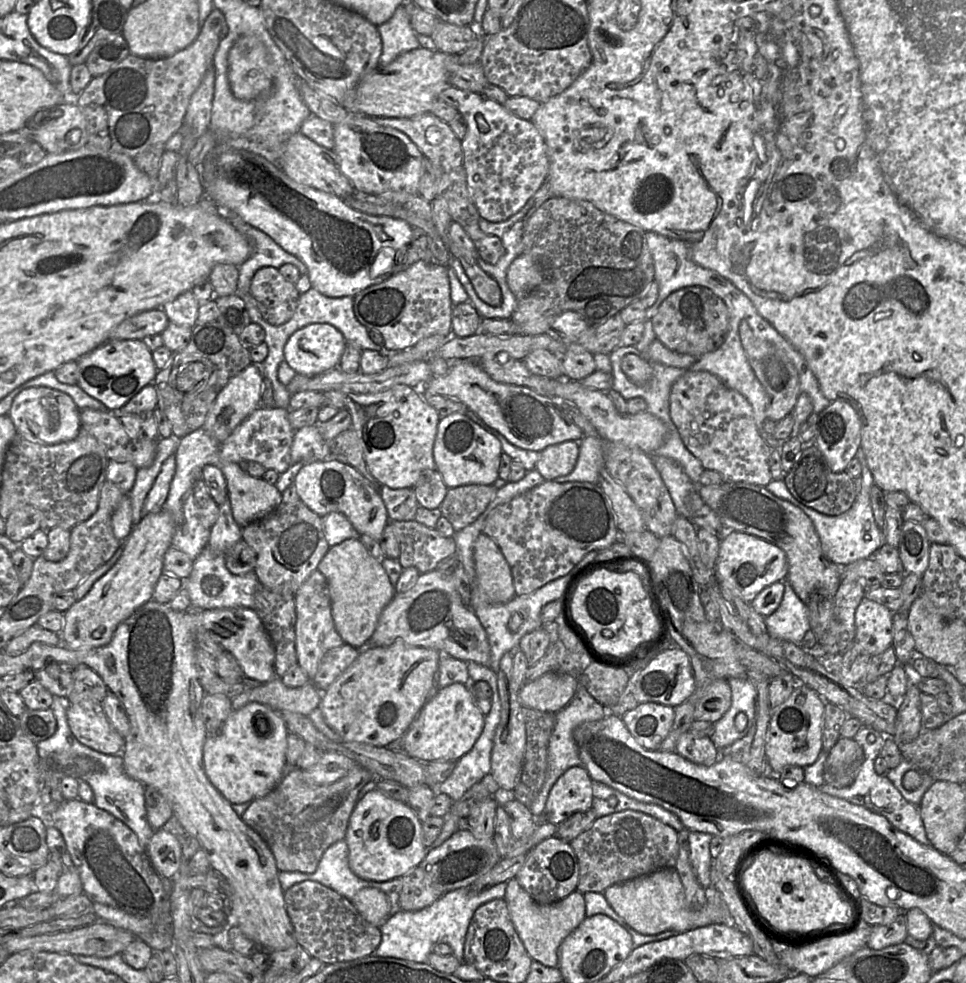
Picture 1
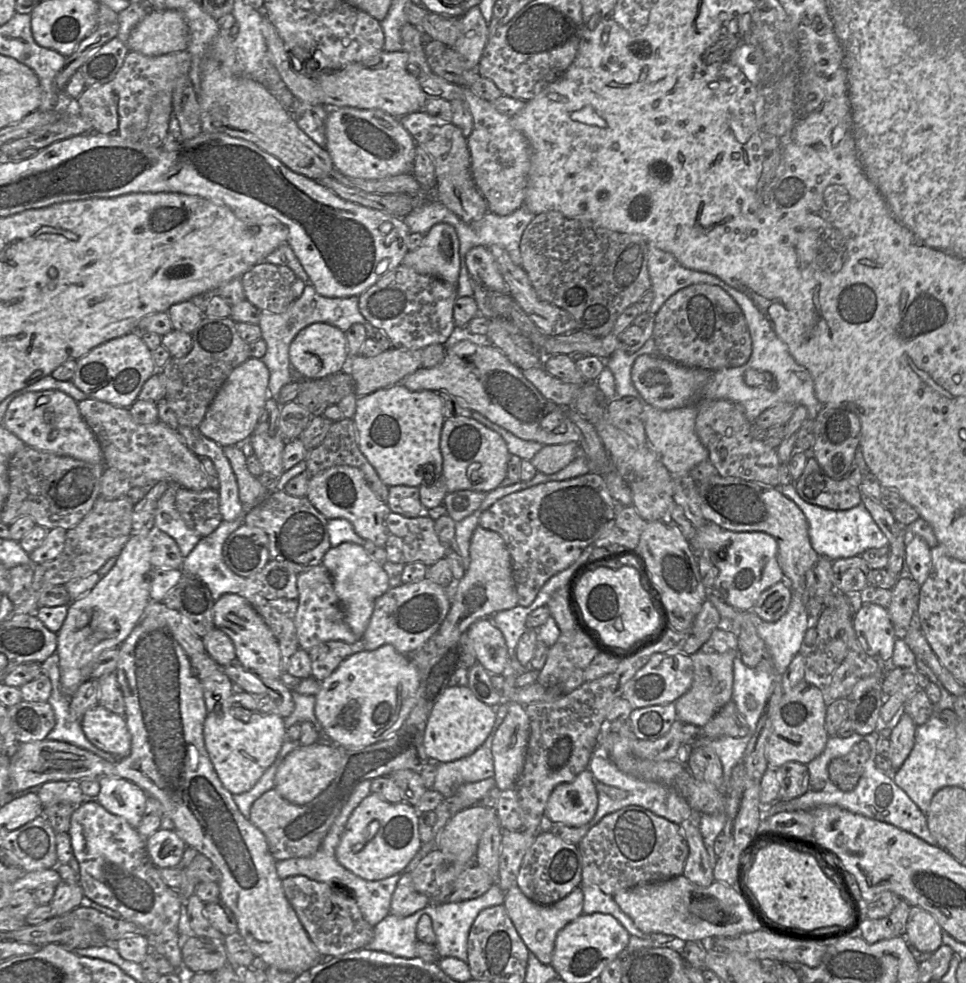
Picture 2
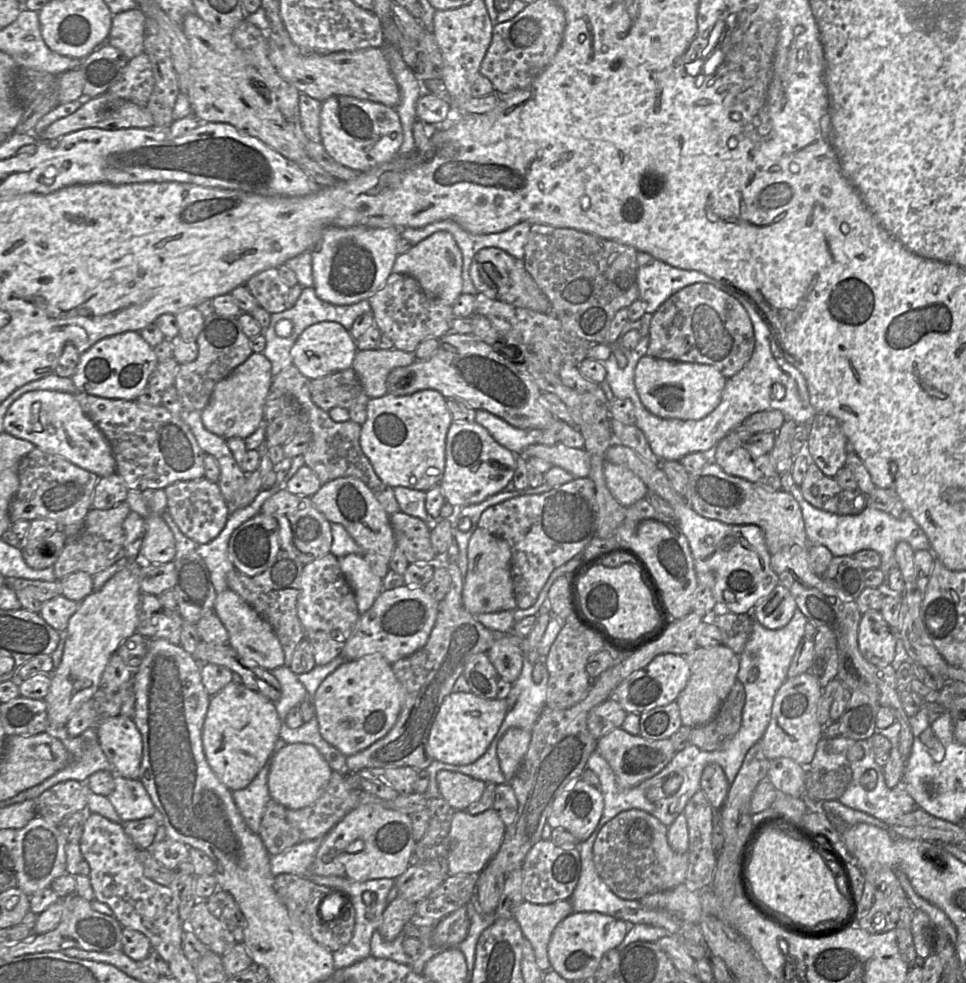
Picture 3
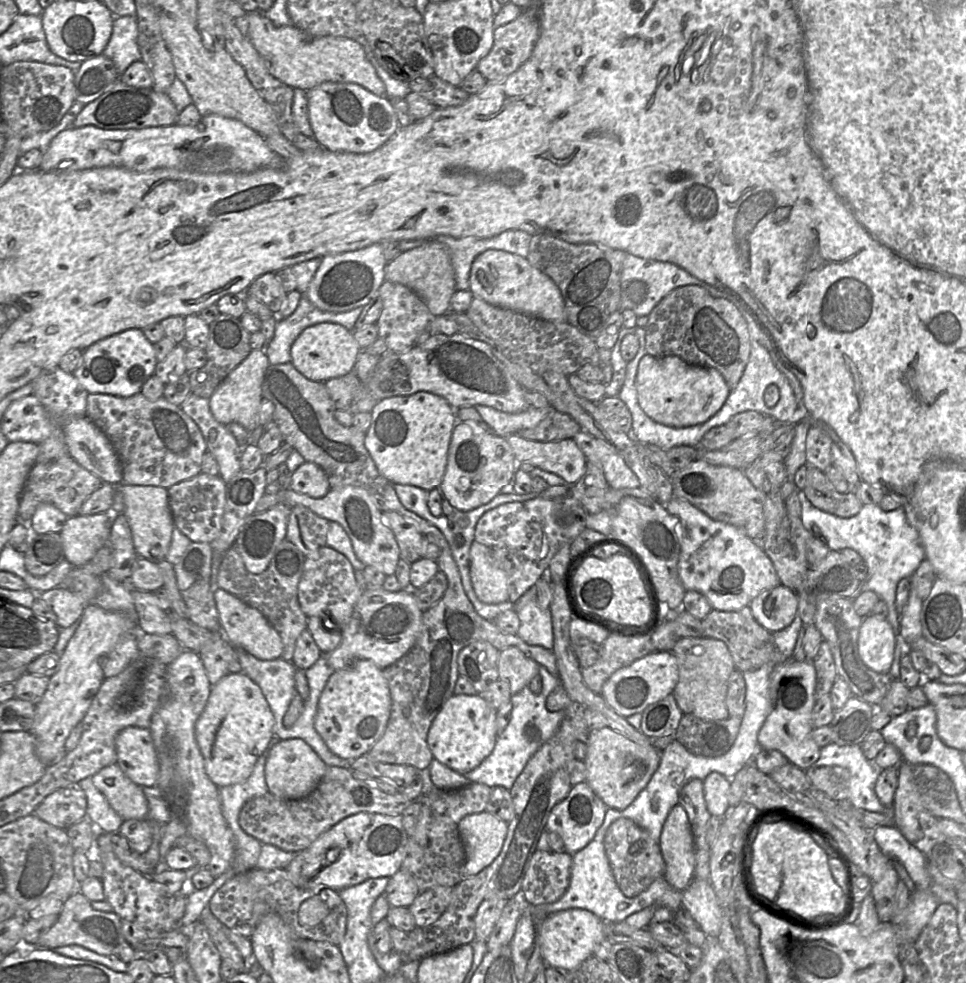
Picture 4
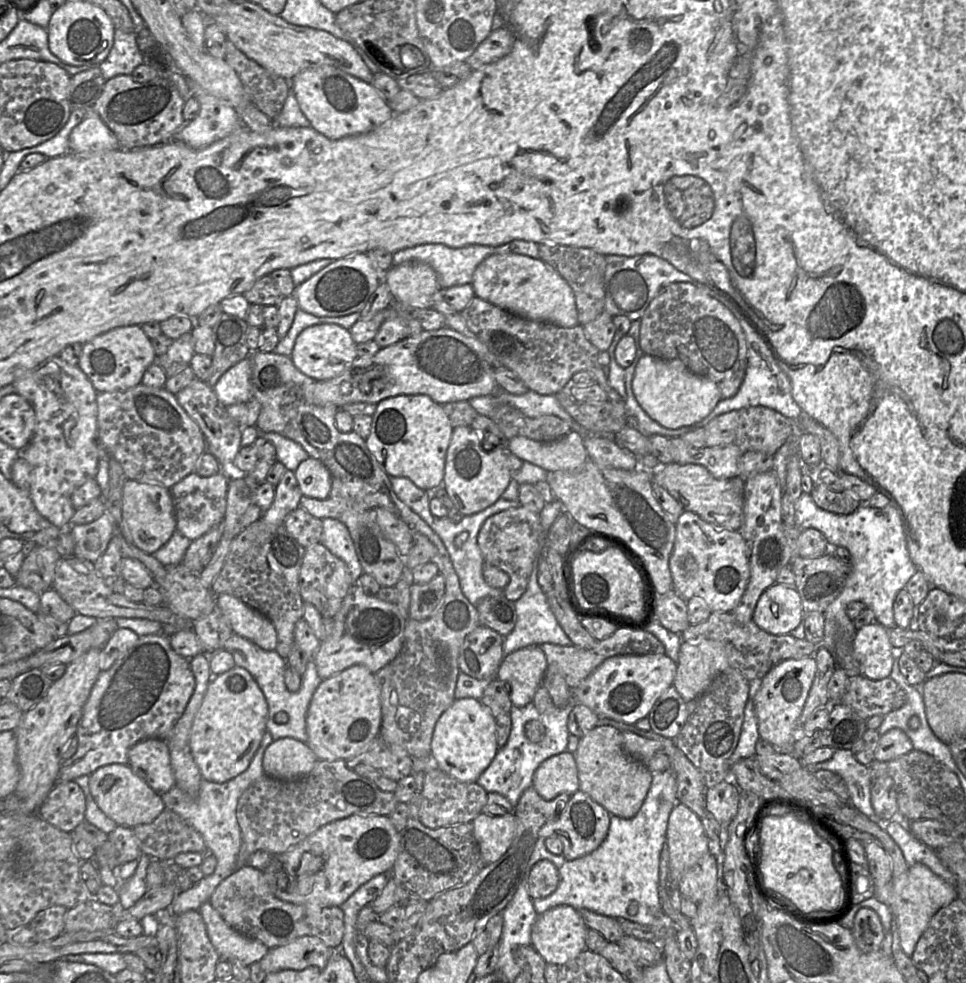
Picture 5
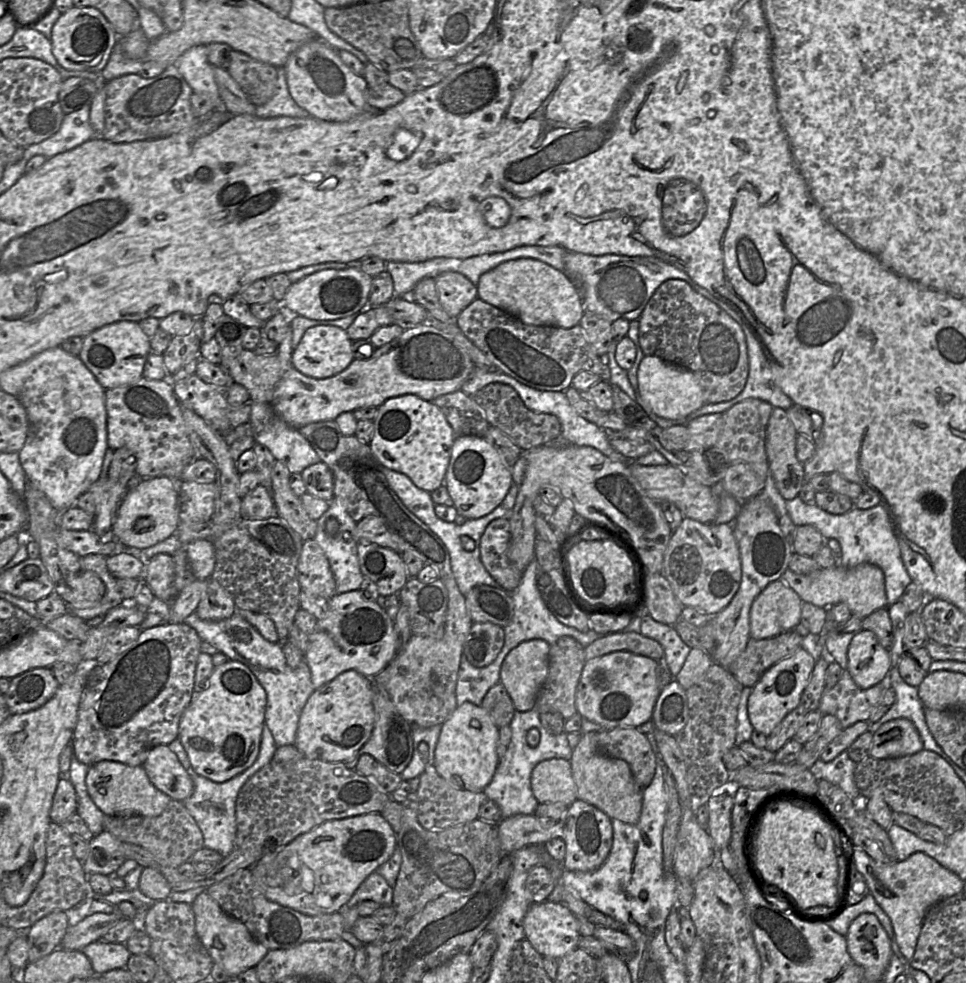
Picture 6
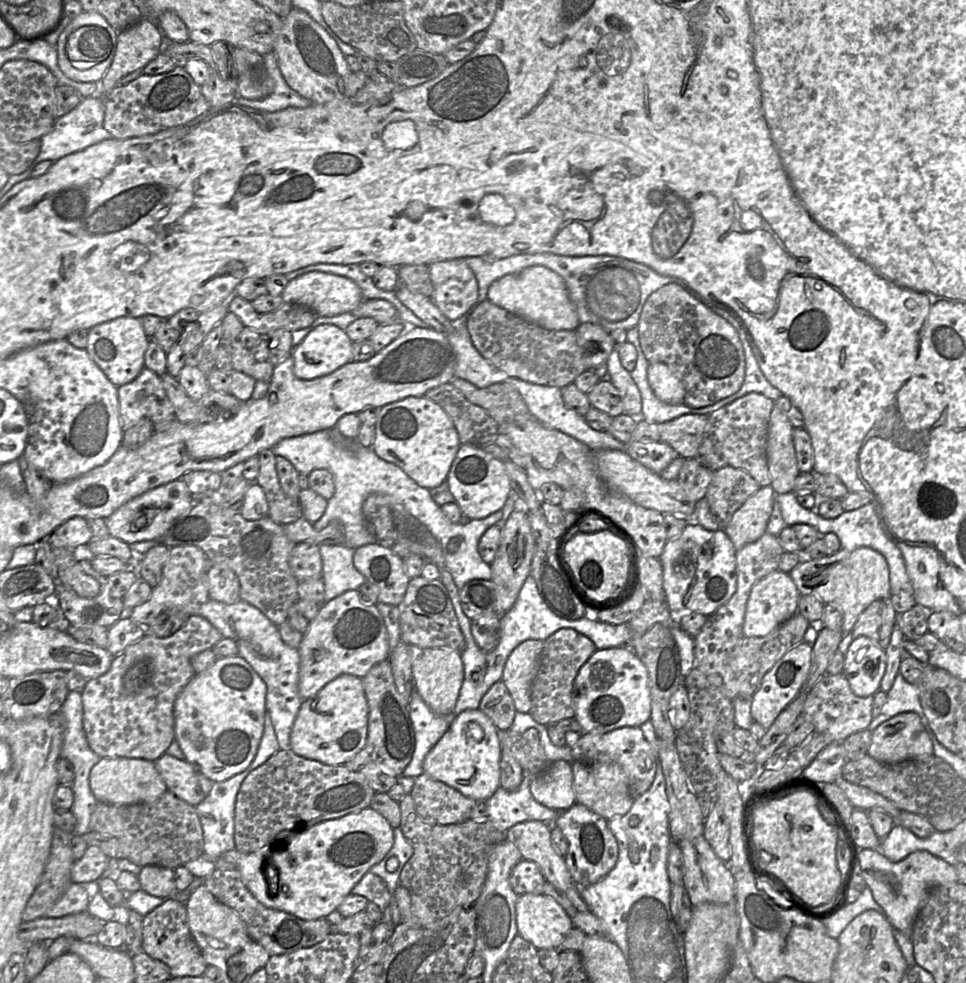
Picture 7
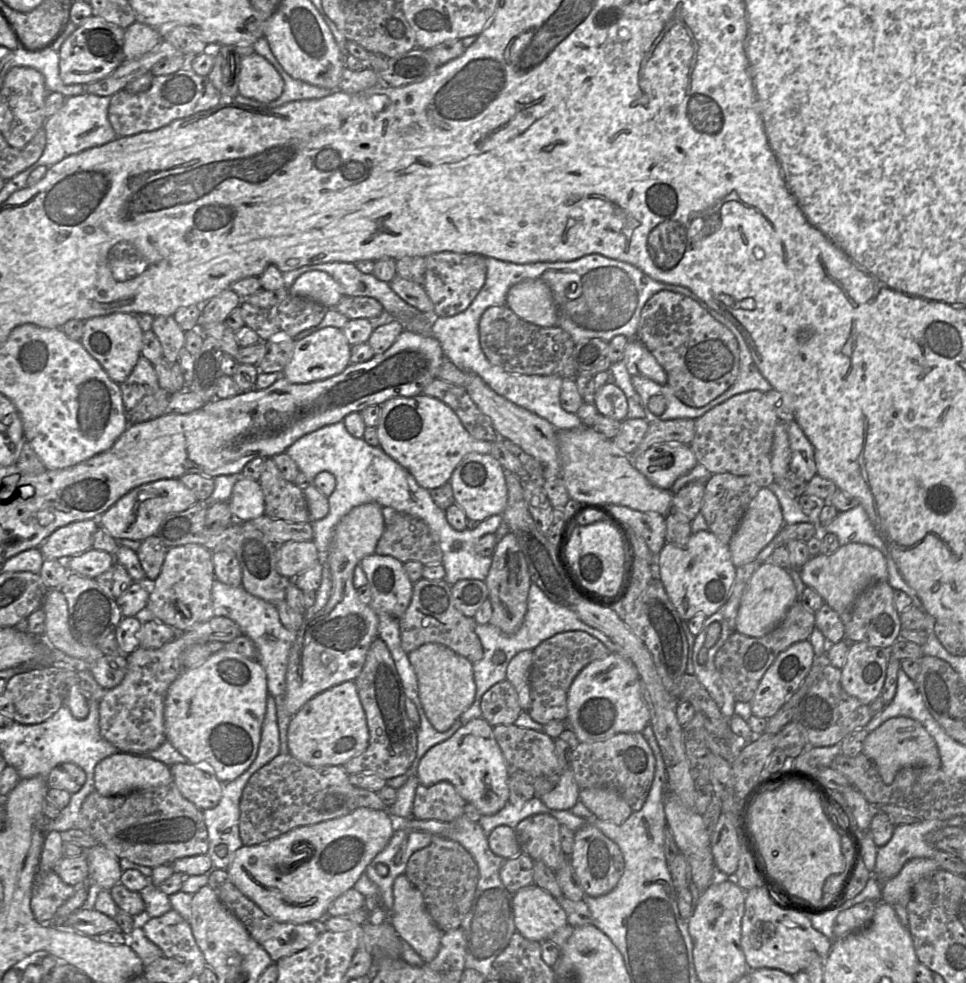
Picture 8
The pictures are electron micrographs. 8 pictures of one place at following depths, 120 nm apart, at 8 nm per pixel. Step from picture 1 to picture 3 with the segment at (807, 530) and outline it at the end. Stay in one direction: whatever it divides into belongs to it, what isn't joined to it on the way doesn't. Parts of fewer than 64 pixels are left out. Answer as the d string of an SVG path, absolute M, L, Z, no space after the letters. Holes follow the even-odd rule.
M709 461L699 471L689 474L684 498L688 505L704 518L726 524L758 526L764 532L765 543L771 555L788 545L810 546L800 506L789 492L774 490L729 475L713 461Z

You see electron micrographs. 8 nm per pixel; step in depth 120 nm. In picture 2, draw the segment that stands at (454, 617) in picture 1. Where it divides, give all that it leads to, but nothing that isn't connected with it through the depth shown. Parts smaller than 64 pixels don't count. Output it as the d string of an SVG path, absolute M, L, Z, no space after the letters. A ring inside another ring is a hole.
M428 578L389 588L374 605L366 631L361 640L366 651L392 645L399 653L410 655L436 634L451 607L450 589ZM479 619L466 631L475 651L477 662L491 674L508 671L509 651L501 631L490 619Z

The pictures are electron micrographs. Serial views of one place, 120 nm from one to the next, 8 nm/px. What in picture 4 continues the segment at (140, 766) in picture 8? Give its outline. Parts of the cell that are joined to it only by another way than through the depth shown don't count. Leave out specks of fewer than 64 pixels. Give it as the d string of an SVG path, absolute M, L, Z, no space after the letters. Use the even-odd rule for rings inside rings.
M118 764L102 768L91 778L94 786L123 820L146 818L149 808L143 787L128 778Z

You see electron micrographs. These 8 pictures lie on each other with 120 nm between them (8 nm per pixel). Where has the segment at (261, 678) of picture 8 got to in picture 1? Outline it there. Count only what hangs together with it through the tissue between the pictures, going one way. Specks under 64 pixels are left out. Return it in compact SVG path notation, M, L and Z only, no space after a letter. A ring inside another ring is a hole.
M250 702L229 715L223 731L218 736L207 736L203 746L203 765L205 773L213 786L231 803L252 802L270 793L283 778L286 764L287 735L289 731L278 712L271 707ZM256 718L266 719L269 732L260 735L254 725Z

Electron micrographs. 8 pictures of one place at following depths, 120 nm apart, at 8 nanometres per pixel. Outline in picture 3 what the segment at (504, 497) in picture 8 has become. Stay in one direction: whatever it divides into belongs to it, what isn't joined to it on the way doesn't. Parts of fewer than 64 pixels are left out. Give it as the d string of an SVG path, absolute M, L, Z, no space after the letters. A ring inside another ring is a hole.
M453 421L446 438L446 463L439 486L447 503L453 507L477 504L502 492L512 481L516 455L497 443L490 433L476 422Z

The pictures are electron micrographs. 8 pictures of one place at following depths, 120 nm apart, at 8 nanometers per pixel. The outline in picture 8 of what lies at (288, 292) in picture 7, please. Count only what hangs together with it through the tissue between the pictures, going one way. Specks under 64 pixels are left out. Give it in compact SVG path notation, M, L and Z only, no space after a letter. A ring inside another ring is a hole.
M319 270L300 275L291 287L289 294L314 300L327 309L334 309L343 297L342 289L328 273Z

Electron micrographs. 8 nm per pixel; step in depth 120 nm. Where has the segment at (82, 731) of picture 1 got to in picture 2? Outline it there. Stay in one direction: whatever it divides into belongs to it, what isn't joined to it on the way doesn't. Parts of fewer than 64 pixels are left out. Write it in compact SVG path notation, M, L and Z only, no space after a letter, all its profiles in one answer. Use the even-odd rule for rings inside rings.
M98 704L83 715L80 724L87 739L100 750L118 759L130 754L131 735L124 716Z

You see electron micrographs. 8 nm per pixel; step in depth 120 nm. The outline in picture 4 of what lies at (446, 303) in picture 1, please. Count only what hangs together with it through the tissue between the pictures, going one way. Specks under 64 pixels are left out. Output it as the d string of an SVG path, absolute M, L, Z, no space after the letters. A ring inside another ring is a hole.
M384 281L378 290L383 306L376 322L378 338L384 340L387 348L394 352L405 352L415 345L418 335L429 328L433 315L425 302L408 287L394 282Z

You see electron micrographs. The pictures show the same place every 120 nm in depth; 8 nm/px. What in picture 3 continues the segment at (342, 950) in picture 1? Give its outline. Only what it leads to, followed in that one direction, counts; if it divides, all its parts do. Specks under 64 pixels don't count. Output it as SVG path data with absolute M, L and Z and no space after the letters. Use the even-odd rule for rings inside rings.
M294 874L275 876L274 887L292 920L299 923L318 944L330 952L335 952L349 943L355 927L355 909L350 901L344 902L342 913L335 920L324 921L320 916L320 900L337 891Z

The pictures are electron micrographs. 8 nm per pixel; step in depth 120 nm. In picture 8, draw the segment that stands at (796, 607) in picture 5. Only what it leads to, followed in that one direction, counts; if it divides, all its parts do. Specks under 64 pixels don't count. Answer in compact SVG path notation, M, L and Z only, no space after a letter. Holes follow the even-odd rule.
M770 562L760 564L743 592L736 617L736 632L749 637L765 636L780 624L796 601L796 587L788 571Z

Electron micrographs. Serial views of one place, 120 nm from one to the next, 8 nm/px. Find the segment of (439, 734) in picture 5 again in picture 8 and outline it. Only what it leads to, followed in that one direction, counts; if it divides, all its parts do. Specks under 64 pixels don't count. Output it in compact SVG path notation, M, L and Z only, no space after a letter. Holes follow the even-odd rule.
M482 717L462 725L450 738L431 747L421 758L416 772L419 784L431 786L440 781L451 783L468 804L477 808L481 815L492 815L509 802L509 788L506 762L497 744L493 727Z

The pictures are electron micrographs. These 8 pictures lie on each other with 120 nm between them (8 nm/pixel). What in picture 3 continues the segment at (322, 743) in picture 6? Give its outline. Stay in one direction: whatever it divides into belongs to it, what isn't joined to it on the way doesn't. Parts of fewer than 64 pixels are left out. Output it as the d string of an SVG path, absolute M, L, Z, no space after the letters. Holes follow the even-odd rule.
M370 654L346 661L328 675L318 687L312 705L323 739L348 757L392 729L402 708L402 688L392 665L381 654Z

